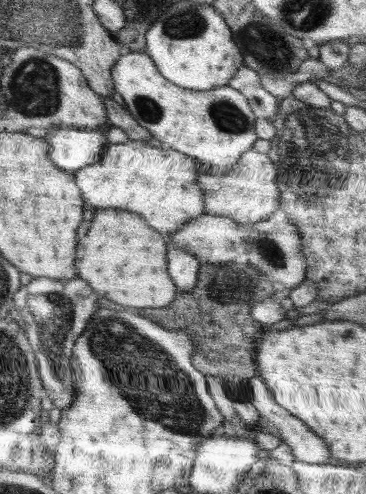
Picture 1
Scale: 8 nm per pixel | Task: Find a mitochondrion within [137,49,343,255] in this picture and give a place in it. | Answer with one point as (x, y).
(228, 117)

